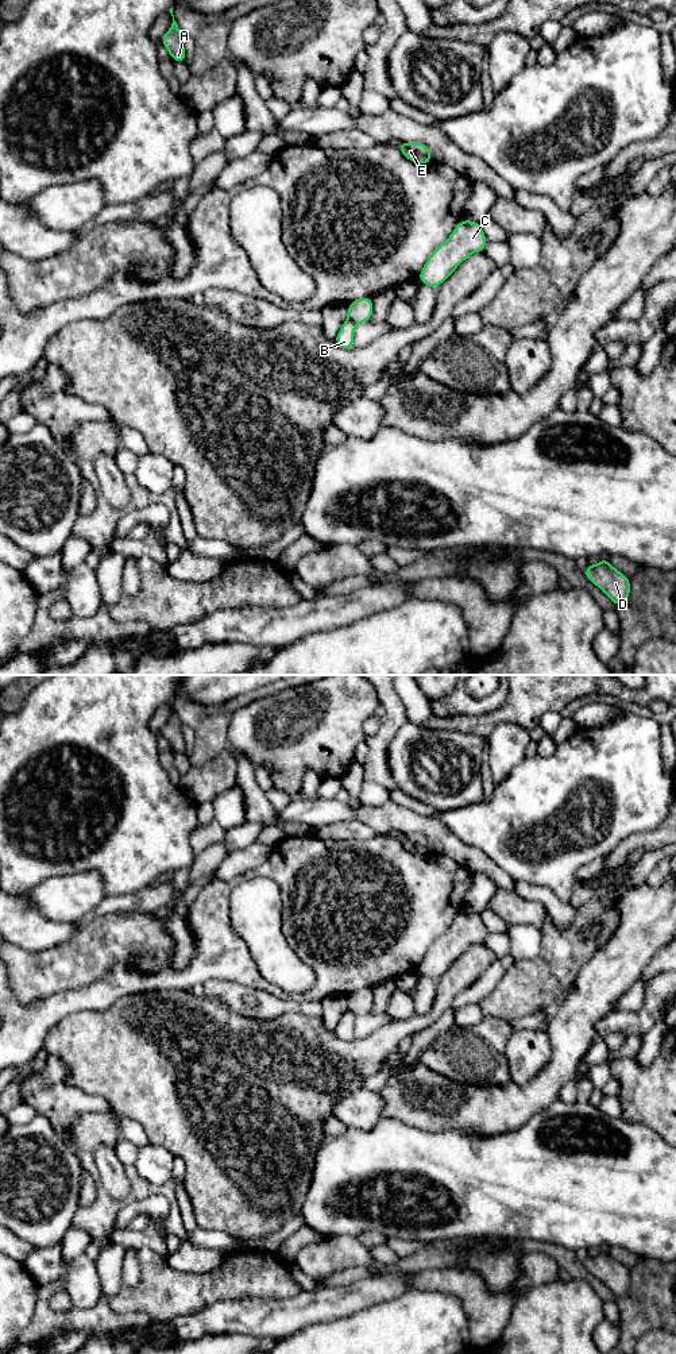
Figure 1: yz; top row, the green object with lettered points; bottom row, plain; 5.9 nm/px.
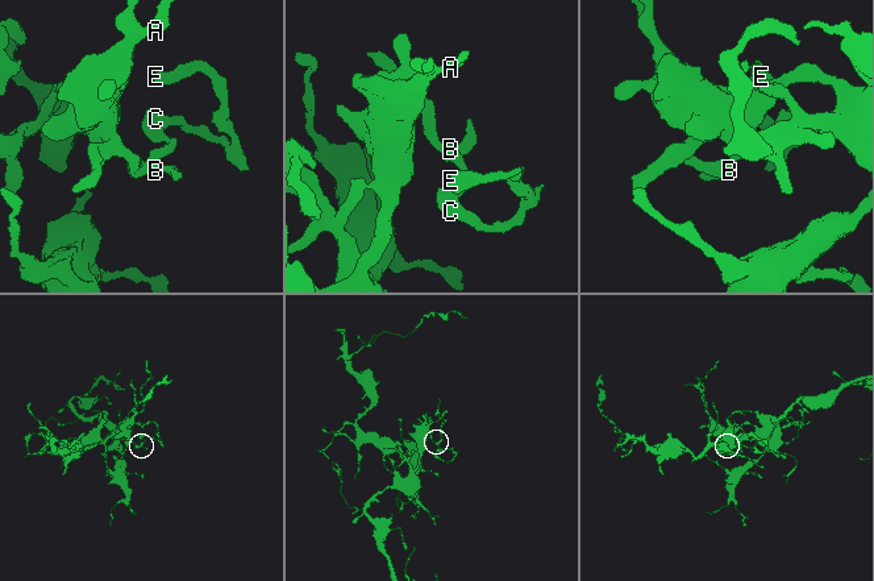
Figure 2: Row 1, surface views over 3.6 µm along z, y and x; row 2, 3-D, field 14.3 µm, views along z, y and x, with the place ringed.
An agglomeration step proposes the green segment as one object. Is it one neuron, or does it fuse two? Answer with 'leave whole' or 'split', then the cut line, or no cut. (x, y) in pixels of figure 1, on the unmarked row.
split | yz (347, 1009), (355, 1015)

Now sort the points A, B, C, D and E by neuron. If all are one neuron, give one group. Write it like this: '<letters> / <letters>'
A B D / C E

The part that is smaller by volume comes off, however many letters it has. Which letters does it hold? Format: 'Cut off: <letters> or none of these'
Cut off: C, E

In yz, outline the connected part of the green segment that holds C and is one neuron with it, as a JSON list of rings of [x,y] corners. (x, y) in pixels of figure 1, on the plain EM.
[[[461,911],[426,950],[417,972],[437,980],[471,945],[483,944],[487,933],[479,913]]]

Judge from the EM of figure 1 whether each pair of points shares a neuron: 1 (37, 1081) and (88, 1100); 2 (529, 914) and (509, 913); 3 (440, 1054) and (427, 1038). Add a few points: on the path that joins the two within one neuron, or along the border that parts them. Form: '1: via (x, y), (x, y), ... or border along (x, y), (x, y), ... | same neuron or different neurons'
1: via (49, 1094), (55, 1100), (76, 1100) | same neuron
2: via (524, 913), (514, 913) | same neuron
3: border along (455, 1022), (421, 1053), (418, 1061) | different neurons

